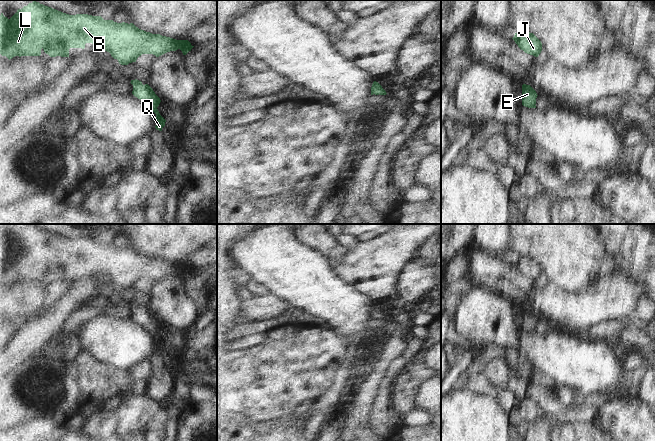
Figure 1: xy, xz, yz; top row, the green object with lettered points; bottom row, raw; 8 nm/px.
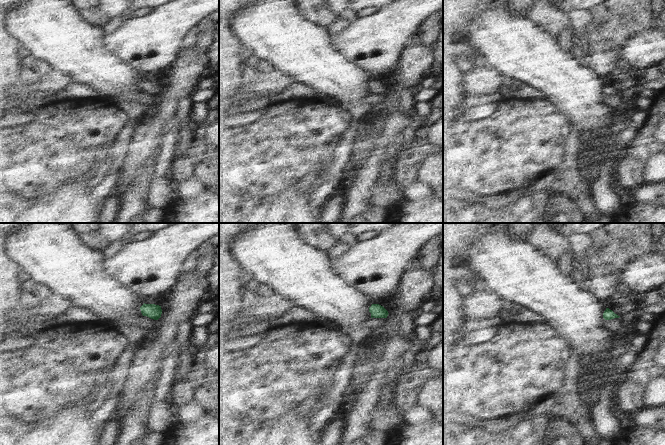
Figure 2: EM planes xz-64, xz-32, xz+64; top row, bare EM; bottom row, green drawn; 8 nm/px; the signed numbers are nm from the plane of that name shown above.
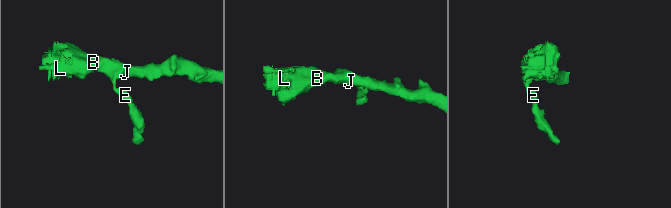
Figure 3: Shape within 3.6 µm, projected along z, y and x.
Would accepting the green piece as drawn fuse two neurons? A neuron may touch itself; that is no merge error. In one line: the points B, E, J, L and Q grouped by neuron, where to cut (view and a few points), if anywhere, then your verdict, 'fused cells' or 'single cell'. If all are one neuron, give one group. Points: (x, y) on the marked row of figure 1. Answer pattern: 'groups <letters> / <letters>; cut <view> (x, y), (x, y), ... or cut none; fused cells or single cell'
groups B E J L Q; cut none; single cell

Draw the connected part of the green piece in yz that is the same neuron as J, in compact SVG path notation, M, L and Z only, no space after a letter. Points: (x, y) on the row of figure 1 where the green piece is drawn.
M517 32L512 39L527 54L538 57L542 51L542 43L533 33Z

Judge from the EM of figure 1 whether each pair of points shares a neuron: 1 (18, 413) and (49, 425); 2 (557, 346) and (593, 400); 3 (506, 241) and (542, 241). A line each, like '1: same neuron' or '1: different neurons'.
1: different neurons
2: different neurons
3: different neurons

